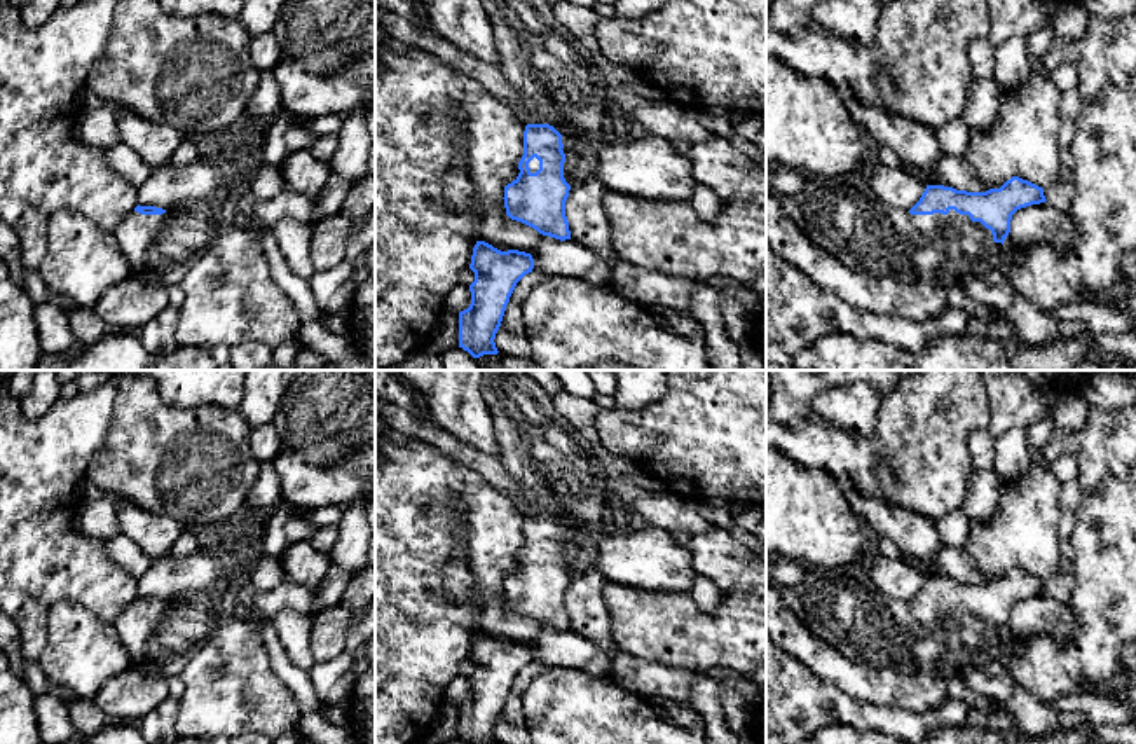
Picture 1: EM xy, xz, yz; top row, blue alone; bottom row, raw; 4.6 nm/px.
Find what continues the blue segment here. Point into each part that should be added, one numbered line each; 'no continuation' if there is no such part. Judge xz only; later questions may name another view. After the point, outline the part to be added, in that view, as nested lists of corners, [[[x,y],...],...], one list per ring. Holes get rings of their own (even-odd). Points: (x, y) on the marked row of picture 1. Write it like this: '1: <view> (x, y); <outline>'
1: xz (536, 53); [[[482,0],[494,26],[499,66],[513,89],[530,98],[537,110],[576,143],[564,145],[564,178],[569,185],[593,175],[602,143],[632,141],[647,131],[607,93],[606,80],[590,52],[576,42],[546,0]]]

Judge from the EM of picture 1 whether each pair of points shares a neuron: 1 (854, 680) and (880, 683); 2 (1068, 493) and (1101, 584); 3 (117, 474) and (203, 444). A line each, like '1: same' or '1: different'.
1: same
2: different
3: same

